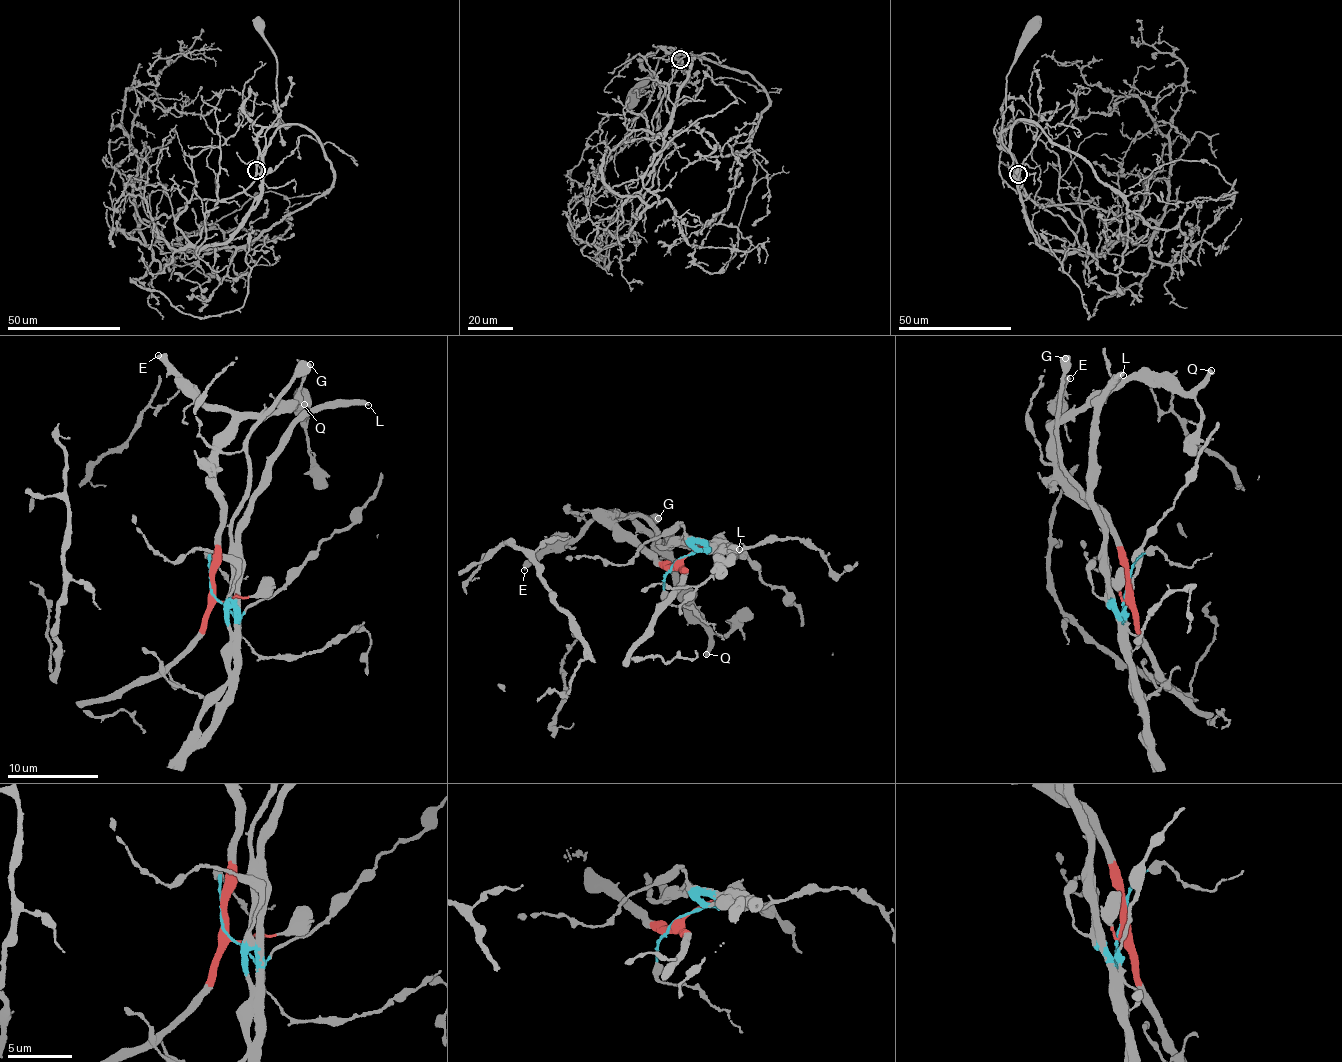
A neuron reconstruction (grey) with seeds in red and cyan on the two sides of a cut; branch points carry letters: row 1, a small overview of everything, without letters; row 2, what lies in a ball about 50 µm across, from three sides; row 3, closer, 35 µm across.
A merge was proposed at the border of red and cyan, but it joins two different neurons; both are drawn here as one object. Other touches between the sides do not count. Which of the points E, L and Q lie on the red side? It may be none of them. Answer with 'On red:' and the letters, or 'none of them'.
On red: E, Q

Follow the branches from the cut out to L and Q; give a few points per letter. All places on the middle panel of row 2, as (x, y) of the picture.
L: (674, 563), (694, 552), (687, 541), (665, 547), (667, 535), (664, 541), (669, 544), (739, 549)
Q: (674, 563), (661, 568), (605, 523), (617, 515), (653, 531), (678, 582), (685, 613), (707, 630), (707, 655)

